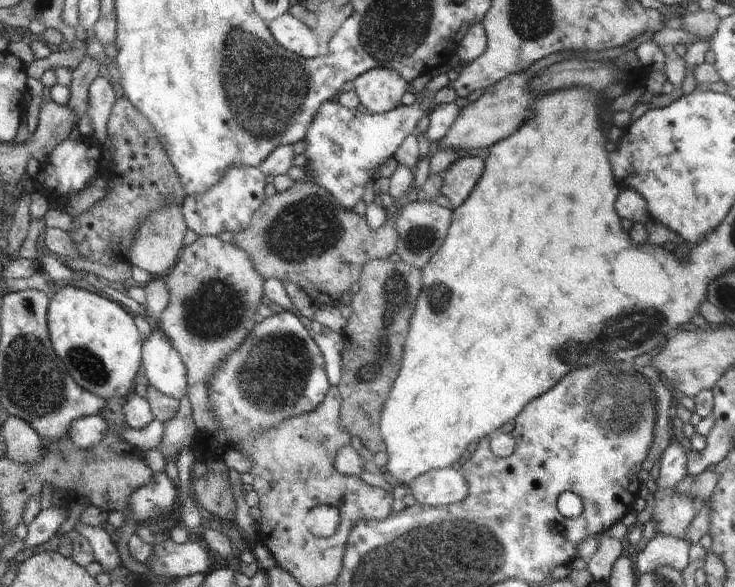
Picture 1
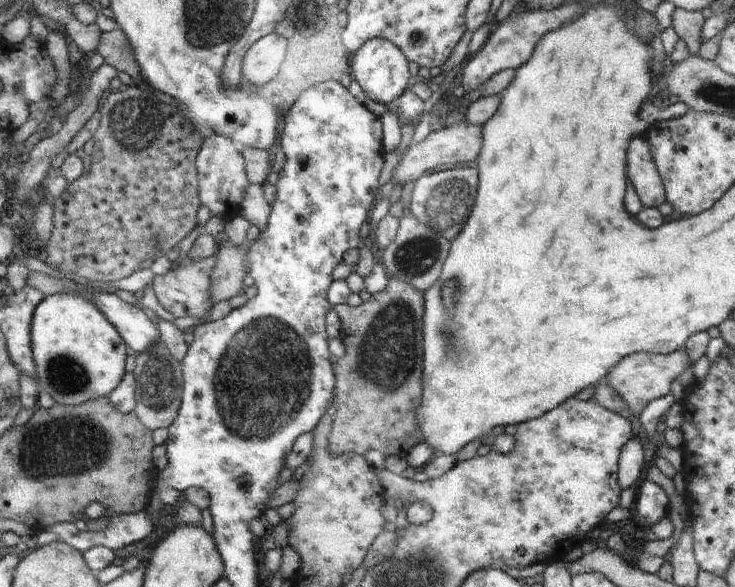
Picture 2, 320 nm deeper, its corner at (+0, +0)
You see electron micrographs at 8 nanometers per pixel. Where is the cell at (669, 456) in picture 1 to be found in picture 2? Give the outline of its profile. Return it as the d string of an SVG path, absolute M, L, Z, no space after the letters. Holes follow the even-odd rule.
M644 479L636 488L635 502L633 506L636 512L635 518L637 526L655 525L668 512L668 497L666 491L653 480Z

